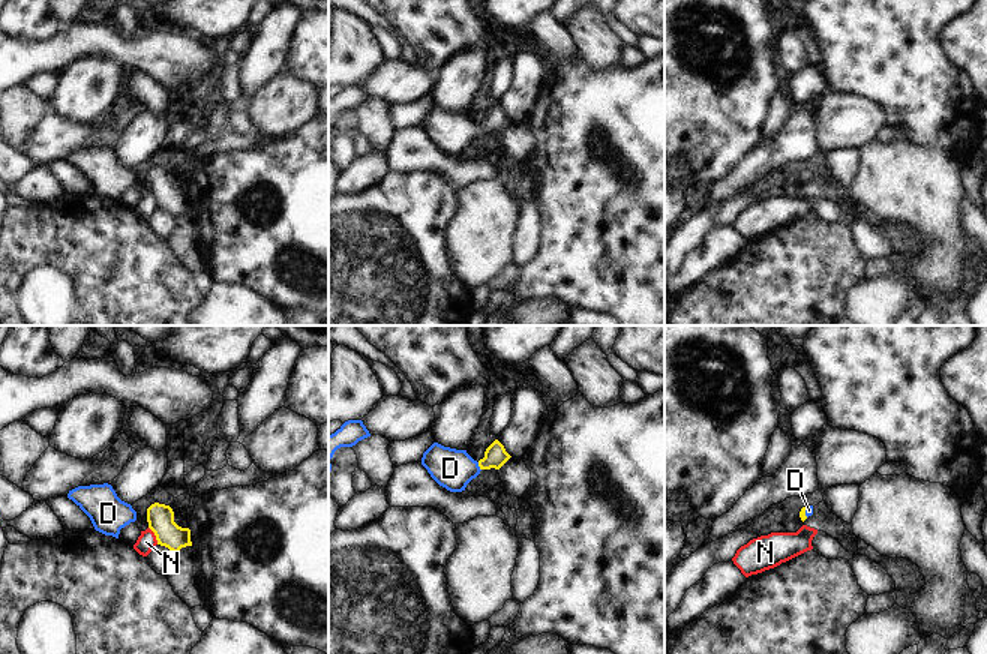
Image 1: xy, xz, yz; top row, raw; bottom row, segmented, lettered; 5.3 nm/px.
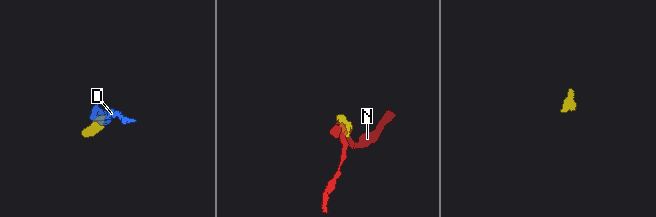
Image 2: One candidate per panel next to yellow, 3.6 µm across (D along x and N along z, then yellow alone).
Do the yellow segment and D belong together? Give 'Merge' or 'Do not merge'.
Merge

